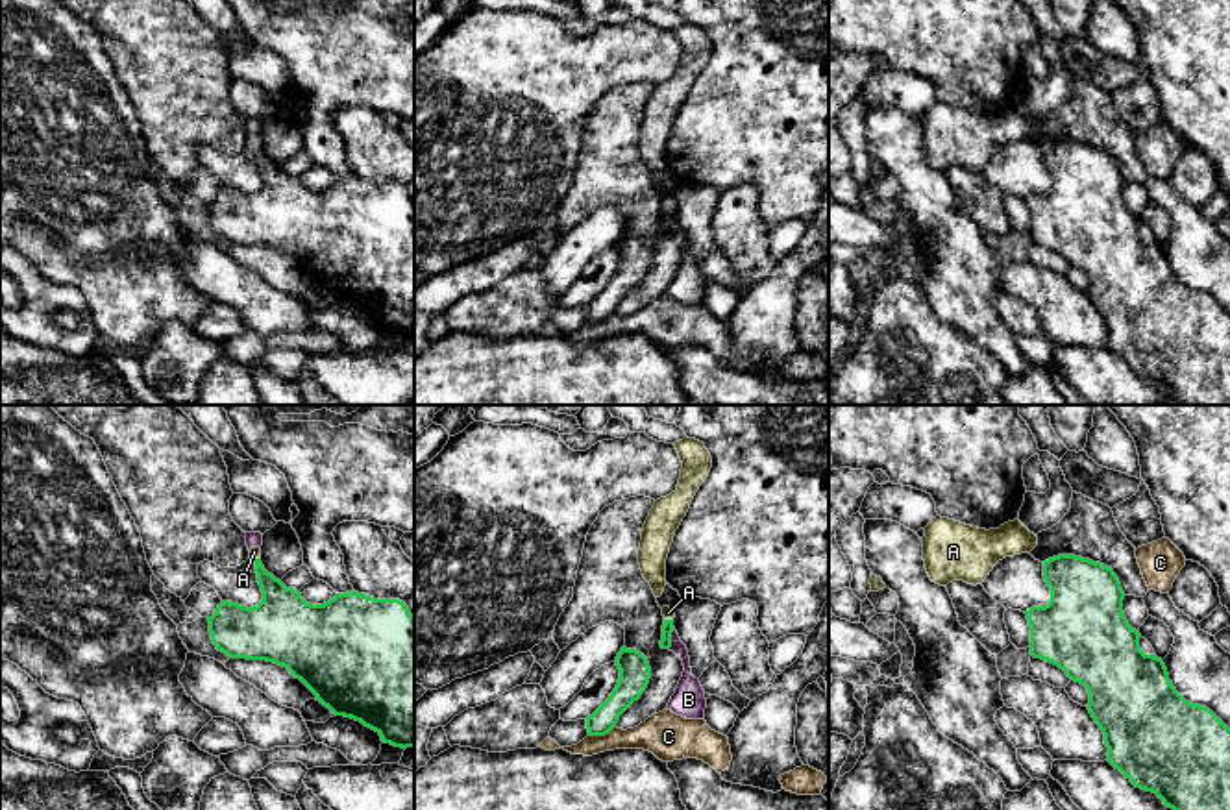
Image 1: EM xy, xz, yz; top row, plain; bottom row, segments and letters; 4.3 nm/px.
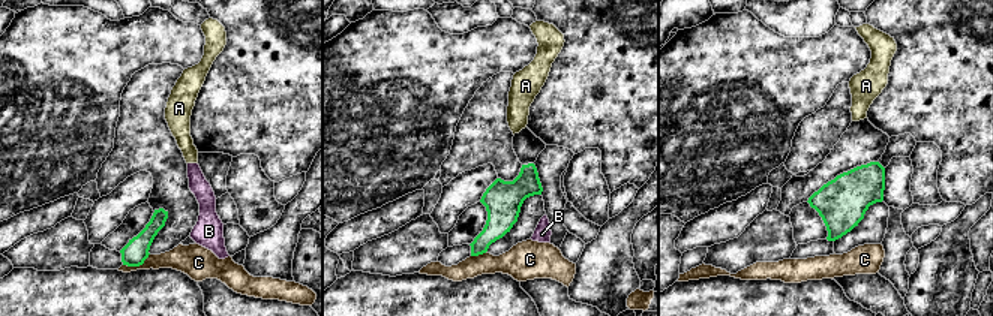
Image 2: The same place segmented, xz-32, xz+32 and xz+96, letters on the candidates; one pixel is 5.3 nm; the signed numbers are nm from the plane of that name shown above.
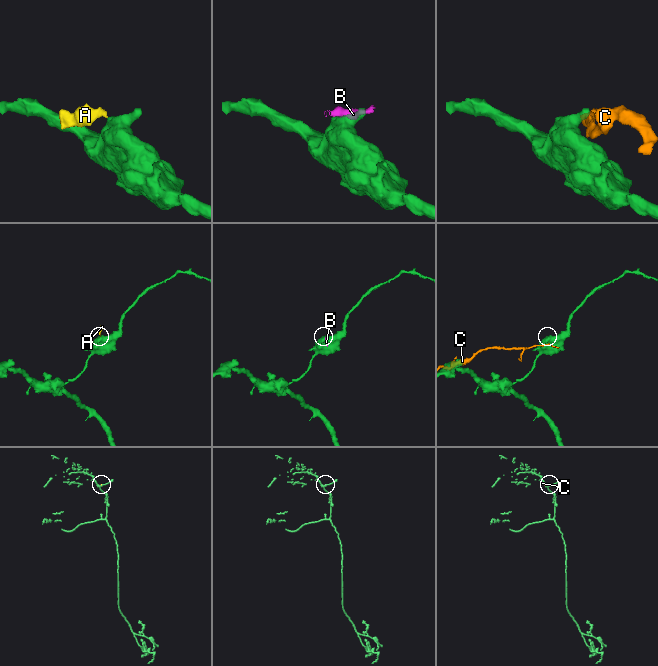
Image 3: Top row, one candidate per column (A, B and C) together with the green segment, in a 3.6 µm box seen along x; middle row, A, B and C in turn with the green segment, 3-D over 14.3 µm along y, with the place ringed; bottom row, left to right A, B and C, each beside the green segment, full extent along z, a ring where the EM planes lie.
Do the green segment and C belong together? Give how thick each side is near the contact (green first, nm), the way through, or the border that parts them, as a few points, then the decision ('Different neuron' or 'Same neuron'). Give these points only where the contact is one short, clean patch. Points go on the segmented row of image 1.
Thickness 120 nm (green) against 170 nm. Boundary: xz (614, 725), (603, 735), (589, 736). Different neuron

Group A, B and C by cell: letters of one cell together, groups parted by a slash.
A B / C

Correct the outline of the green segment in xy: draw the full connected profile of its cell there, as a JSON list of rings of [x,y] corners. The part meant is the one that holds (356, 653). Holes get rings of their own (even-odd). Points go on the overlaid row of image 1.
[[[255,558],[263,601],[257,607],[222,601],[207,618],[211,640],[231,658],[266,660],[287,668],[335,716],[351,718],[394,747],[414,747],[414,616],[400,599],[350,592],[324,605],[307,603]]]

